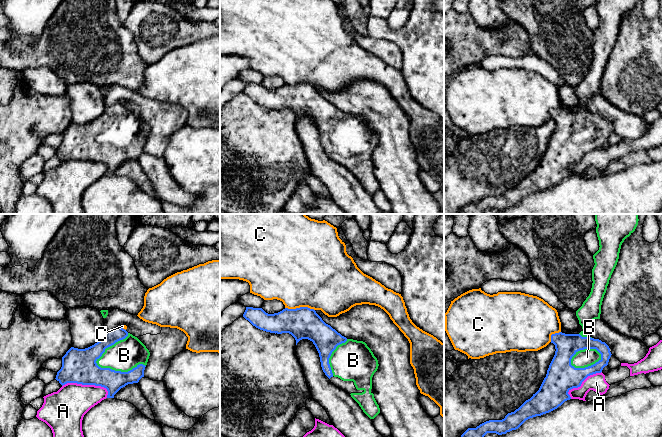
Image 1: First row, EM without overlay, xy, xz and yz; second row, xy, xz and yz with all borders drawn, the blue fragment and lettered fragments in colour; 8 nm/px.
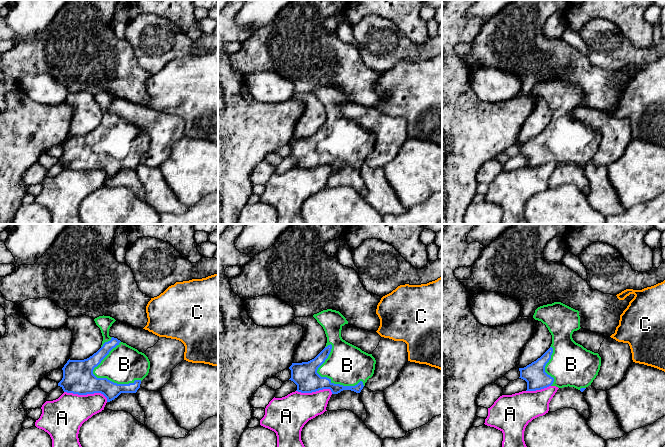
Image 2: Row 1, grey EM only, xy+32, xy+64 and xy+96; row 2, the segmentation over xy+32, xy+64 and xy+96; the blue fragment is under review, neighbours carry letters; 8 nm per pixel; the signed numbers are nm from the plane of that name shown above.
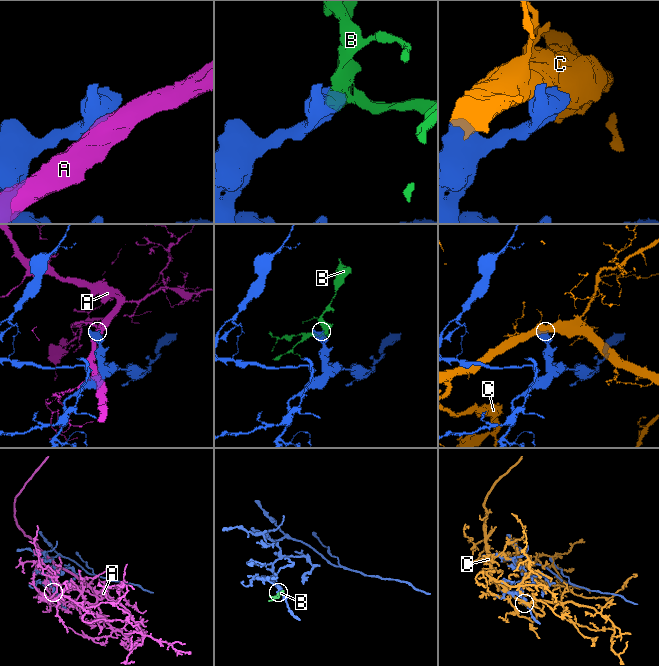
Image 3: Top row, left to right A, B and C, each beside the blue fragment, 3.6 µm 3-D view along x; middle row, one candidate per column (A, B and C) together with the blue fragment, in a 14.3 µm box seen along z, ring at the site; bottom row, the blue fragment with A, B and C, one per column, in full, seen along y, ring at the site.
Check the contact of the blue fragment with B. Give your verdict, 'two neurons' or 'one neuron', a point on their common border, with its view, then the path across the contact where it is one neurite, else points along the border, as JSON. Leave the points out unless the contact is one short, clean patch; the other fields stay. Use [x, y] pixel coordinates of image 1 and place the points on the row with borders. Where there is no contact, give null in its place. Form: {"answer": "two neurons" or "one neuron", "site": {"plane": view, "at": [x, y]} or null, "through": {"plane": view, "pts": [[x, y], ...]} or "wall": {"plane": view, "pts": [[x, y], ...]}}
{"answer": "one neuron", "site": {"plane": "xy", "at": [120, 371]}}

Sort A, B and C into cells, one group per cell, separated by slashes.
A / B / C

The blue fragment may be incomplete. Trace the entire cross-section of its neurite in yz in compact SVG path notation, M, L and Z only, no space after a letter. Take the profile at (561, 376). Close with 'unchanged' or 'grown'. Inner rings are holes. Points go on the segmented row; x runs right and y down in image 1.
M583 331L579 334L565 334L562 332L552 334L551 343L555 345L555 355L539 390L514 412L508 413L504 419L489 420L476 428L468 428L461 437L484 437L487 433L506 434L518 429L530 418L541 416L557 409L565 401L571 399L568 394L571 389L580 387L588 376L601 373L603 368L608 365L612 355L609 346L605 342L594 339Z; grown

